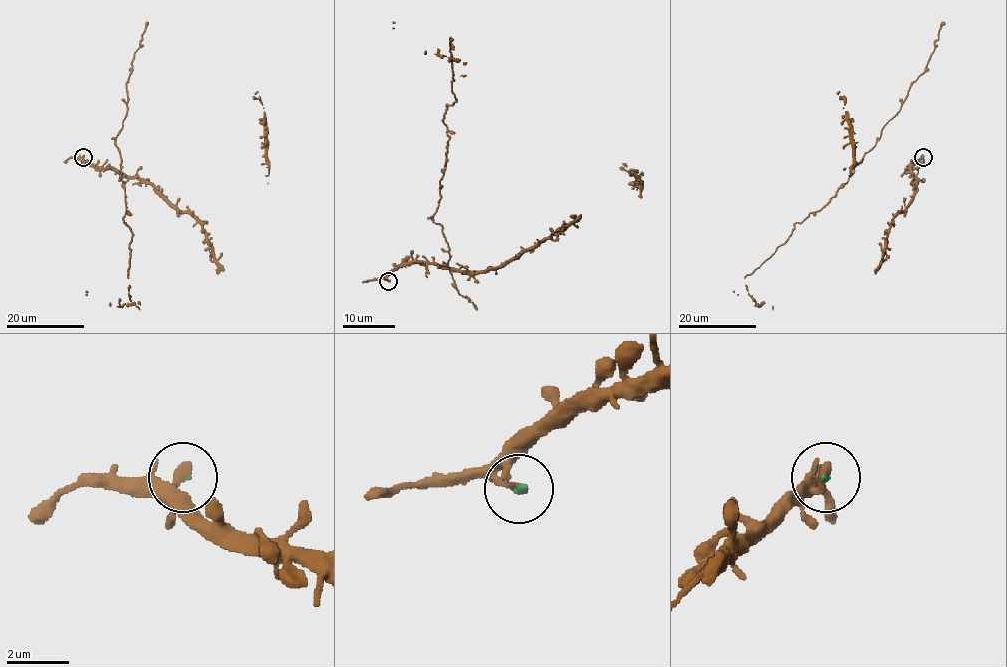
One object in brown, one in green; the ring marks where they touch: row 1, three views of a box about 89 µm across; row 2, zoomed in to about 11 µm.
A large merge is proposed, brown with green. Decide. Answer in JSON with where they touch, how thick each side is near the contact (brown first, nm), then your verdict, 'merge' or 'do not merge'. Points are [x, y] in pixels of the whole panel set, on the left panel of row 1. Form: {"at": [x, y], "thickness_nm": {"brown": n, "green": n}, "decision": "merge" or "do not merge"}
{"at": [83, 157], "thickness_nm": {"brown": 320, "green": 70}, "decision": "merge"}

